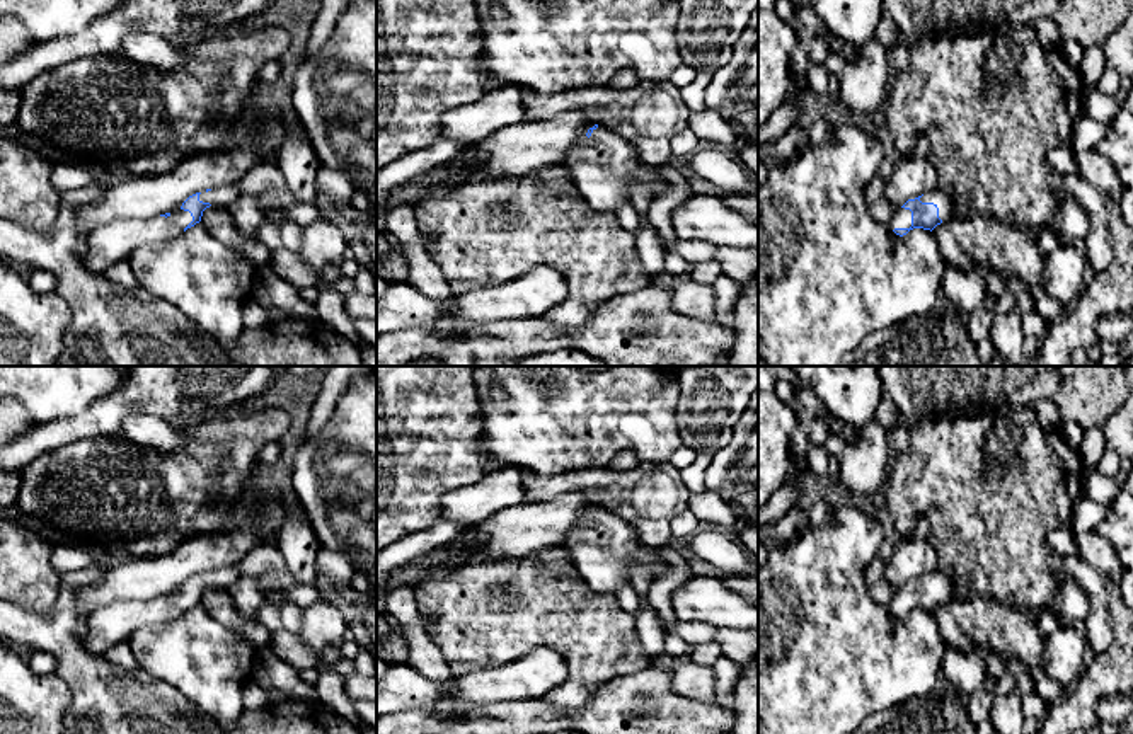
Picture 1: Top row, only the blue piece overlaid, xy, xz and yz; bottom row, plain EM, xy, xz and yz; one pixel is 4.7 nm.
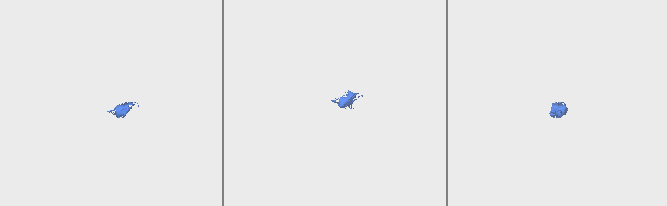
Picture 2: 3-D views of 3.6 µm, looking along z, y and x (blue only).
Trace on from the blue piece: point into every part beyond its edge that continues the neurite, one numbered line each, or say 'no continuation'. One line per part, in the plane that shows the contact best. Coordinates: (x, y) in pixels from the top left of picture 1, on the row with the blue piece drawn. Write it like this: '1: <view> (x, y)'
1: yz (941, 196)
2: yz (902, 218)

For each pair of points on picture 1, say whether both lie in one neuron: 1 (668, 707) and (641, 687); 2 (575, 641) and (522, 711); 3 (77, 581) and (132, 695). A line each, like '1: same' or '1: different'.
1: same
2: different
3: same

